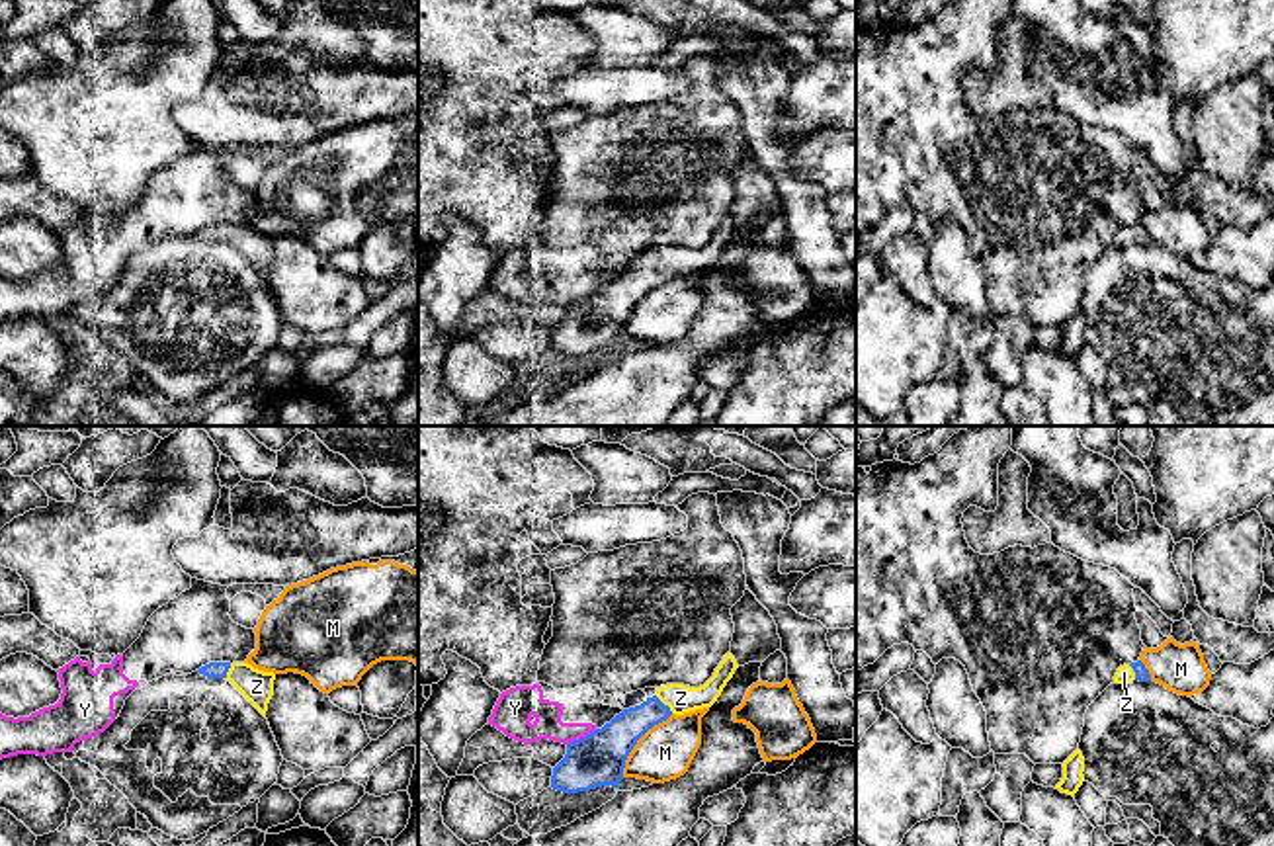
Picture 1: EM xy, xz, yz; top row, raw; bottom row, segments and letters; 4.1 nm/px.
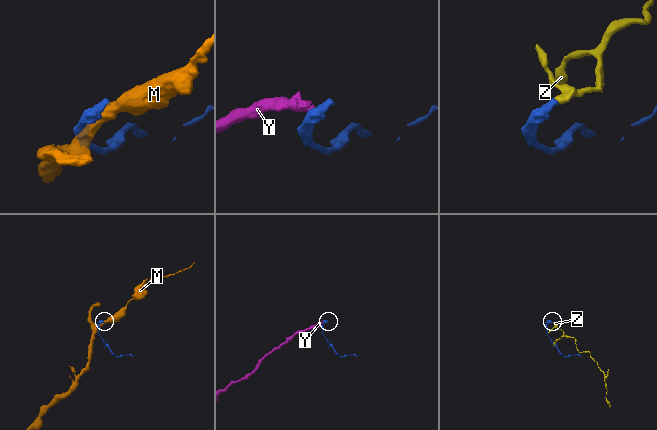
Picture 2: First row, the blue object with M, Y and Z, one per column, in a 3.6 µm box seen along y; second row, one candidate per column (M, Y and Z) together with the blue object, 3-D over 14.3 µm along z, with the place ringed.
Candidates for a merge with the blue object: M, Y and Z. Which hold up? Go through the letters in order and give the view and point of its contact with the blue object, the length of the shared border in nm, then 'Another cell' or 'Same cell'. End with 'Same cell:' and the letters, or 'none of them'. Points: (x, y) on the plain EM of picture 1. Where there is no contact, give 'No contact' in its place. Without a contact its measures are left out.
M: Touches blue at xz (637, 301). Shared border 340 nm. Another cell
Y: Touches blue at xz (583, 299). Shared border 140 nm. Another cell
Z: Touches blue at xz (663, 266). Shared border 100 nm. Same cell
Same cell: Z

